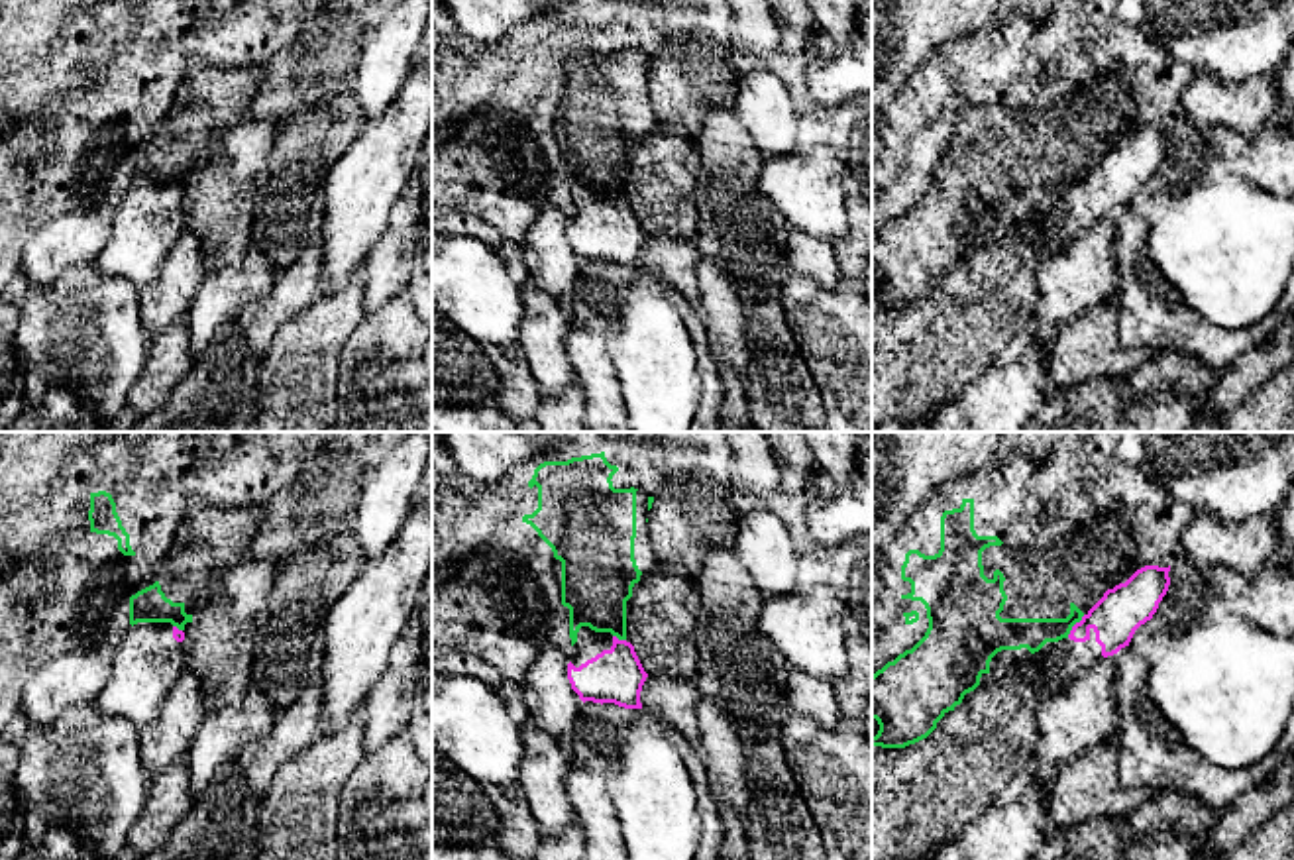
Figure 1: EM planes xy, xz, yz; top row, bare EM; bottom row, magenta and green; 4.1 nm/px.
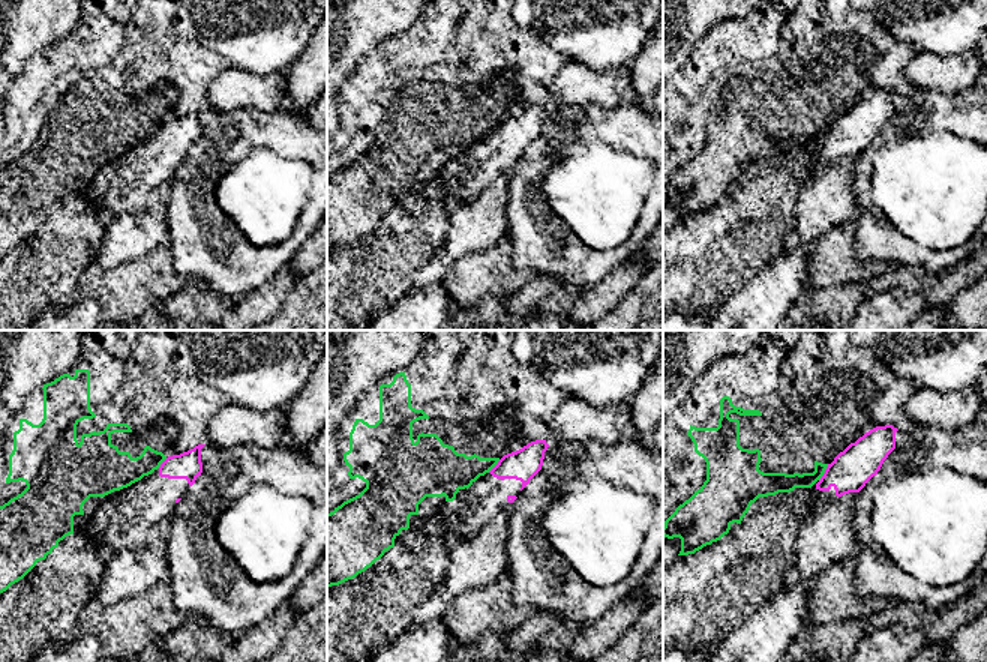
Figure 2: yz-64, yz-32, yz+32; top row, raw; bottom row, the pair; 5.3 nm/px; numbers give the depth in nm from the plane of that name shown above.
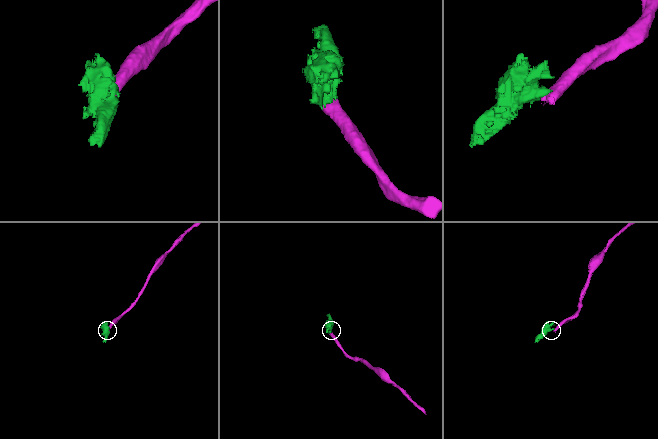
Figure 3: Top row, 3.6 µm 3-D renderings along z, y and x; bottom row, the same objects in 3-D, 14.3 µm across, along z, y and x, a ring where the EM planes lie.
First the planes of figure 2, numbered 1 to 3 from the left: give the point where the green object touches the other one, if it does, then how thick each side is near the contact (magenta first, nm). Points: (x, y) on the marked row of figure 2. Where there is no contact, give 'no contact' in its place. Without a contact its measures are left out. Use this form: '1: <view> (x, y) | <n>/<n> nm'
1: yz-64 (162, 463) | 150/200 nm
2: yz-32 (495, 466) | 170/220 nm
3: yz+32 (824, 473) | 220/110 nm

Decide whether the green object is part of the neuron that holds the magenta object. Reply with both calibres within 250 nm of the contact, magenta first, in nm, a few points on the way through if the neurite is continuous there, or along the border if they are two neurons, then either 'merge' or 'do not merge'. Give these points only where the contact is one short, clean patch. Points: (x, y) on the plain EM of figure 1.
200/130 nm | along yz (1084, 175), (1067, 197) | do not merge

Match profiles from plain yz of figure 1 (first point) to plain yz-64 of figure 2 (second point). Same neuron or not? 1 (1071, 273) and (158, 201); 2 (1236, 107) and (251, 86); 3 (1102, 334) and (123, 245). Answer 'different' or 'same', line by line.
1: same
2: same
3: different

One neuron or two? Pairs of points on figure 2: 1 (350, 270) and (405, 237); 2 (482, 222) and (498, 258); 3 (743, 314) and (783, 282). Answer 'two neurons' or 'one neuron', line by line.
1: one neuron
2: two neurons
3: one neuron

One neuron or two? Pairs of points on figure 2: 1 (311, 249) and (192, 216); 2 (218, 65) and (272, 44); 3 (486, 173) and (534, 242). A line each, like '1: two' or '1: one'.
1: two
2: two
3: two

